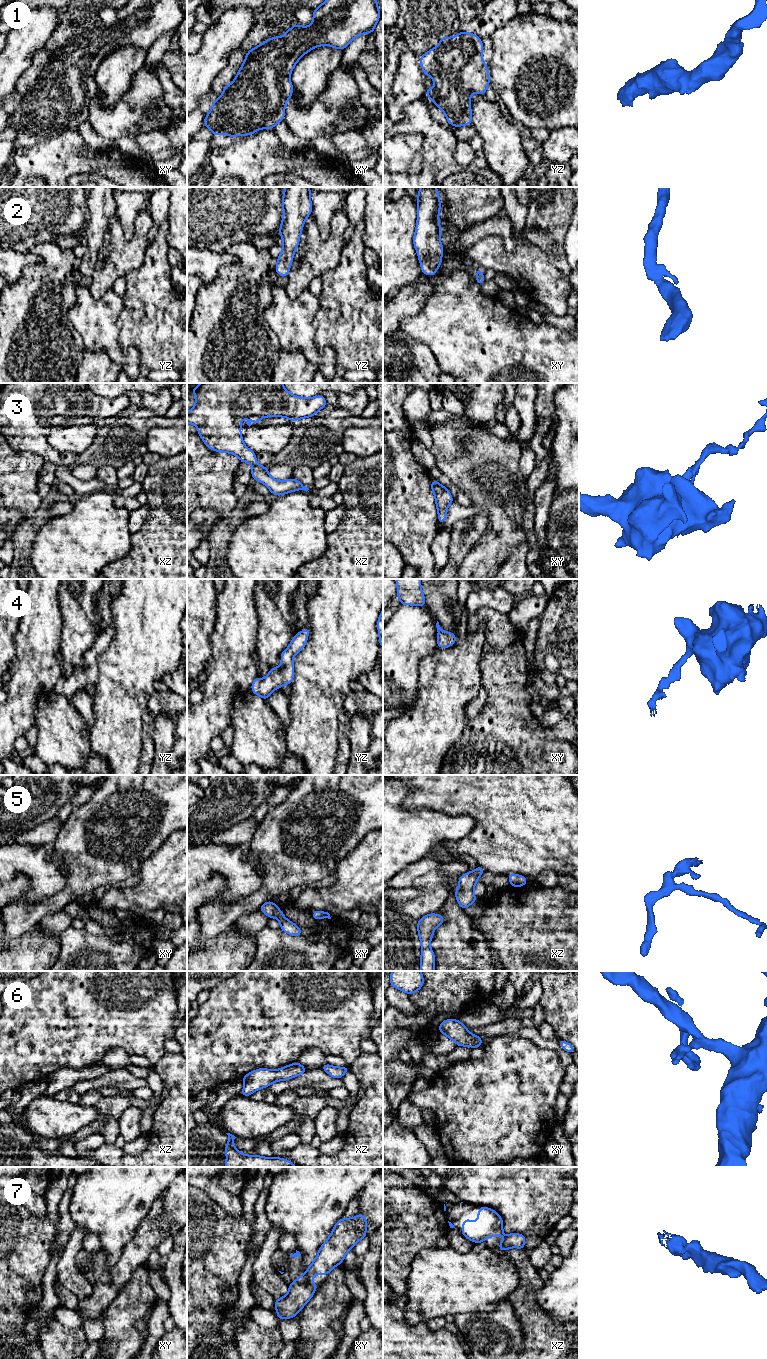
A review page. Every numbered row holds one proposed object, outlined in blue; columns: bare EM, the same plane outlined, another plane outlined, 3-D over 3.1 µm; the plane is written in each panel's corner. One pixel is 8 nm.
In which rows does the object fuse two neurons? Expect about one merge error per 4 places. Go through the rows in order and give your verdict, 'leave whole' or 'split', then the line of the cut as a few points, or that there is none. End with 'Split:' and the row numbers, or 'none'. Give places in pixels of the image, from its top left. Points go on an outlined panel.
1: leave whole; no cut
2: leave whole; no cut
3: leave whole; no cut
4: leave whole; no cut
5: leave whole; no cut
6: leave whole; no cut
7: leave whole; no cut
Split: none

